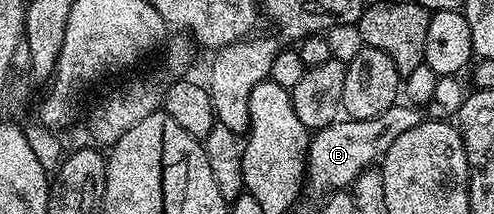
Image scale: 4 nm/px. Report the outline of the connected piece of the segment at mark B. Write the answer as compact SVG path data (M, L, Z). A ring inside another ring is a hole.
M462 75L440 76L435 87L435 99L427 101L424 109L412 106L407 102L397 102L385 114L377 118L365 118L364 120L352 120L350 118L340 119L328 128L318 129L310 137L307 146L307 174L305 177L305 188L309 193L326 197L336 190L350 189L355 179L363 173L366 168L378 165L383 156L405 134L405 130L413 130L425 118L428 120L450 121L458 117L461 106L467 101L469 95L469 84Z

